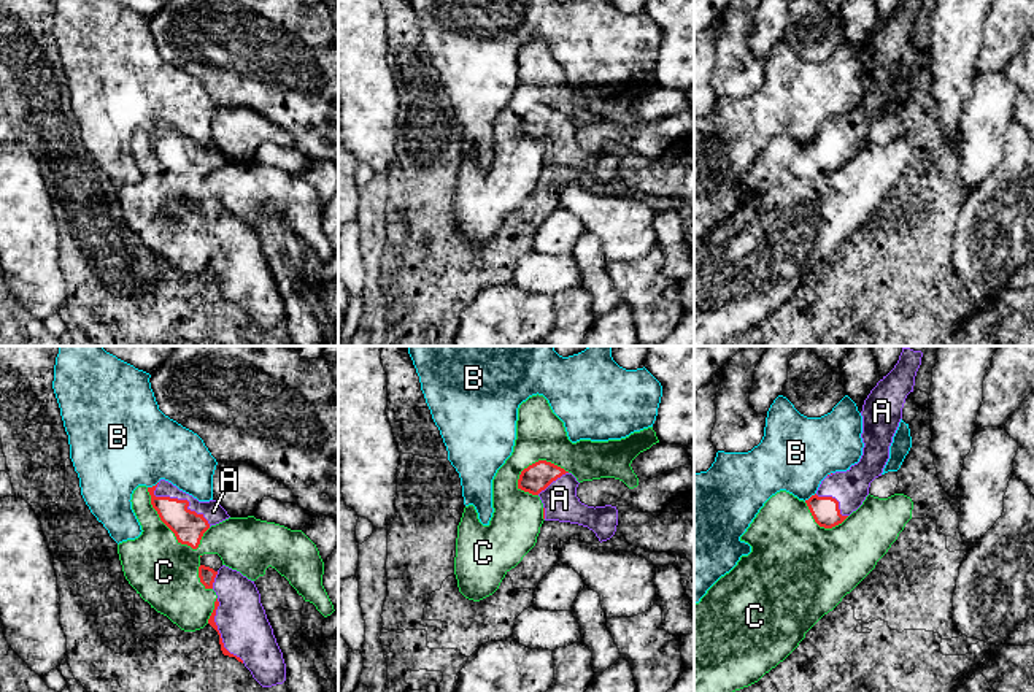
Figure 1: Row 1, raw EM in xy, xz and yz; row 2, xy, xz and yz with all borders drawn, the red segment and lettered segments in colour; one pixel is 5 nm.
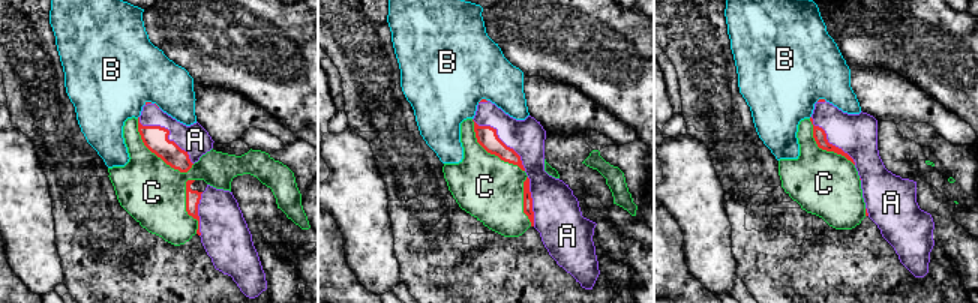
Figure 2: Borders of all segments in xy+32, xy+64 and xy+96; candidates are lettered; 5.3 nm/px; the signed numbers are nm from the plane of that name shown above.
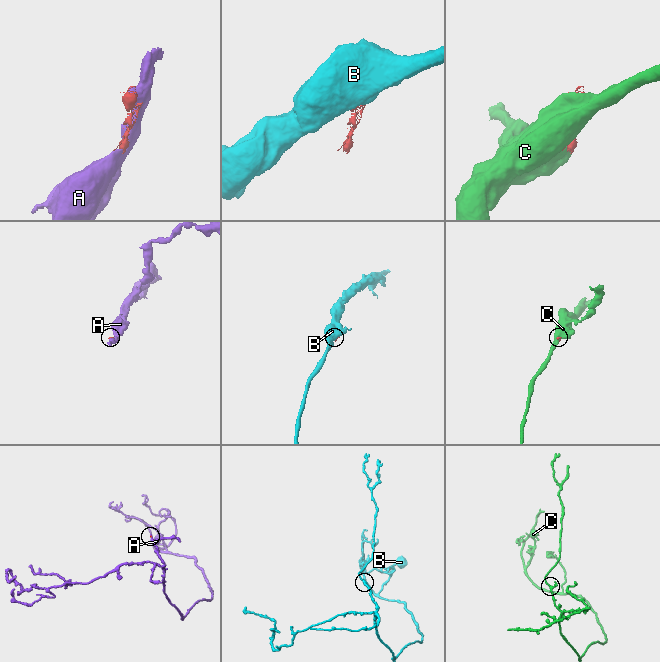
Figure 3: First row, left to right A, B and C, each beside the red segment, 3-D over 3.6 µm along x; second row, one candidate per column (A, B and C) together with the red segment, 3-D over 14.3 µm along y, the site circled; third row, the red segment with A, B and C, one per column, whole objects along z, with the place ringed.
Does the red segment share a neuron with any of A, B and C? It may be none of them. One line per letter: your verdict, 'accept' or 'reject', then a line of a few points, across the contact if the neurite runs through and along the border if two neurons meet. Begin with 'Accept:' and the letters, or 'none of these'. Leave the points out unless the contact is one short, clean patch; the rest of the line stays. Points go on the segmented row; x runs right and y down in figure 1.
Accept: A
A: accept
B: reject
C: reject

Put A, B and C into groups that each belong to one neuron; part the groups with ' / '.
A / B / C

